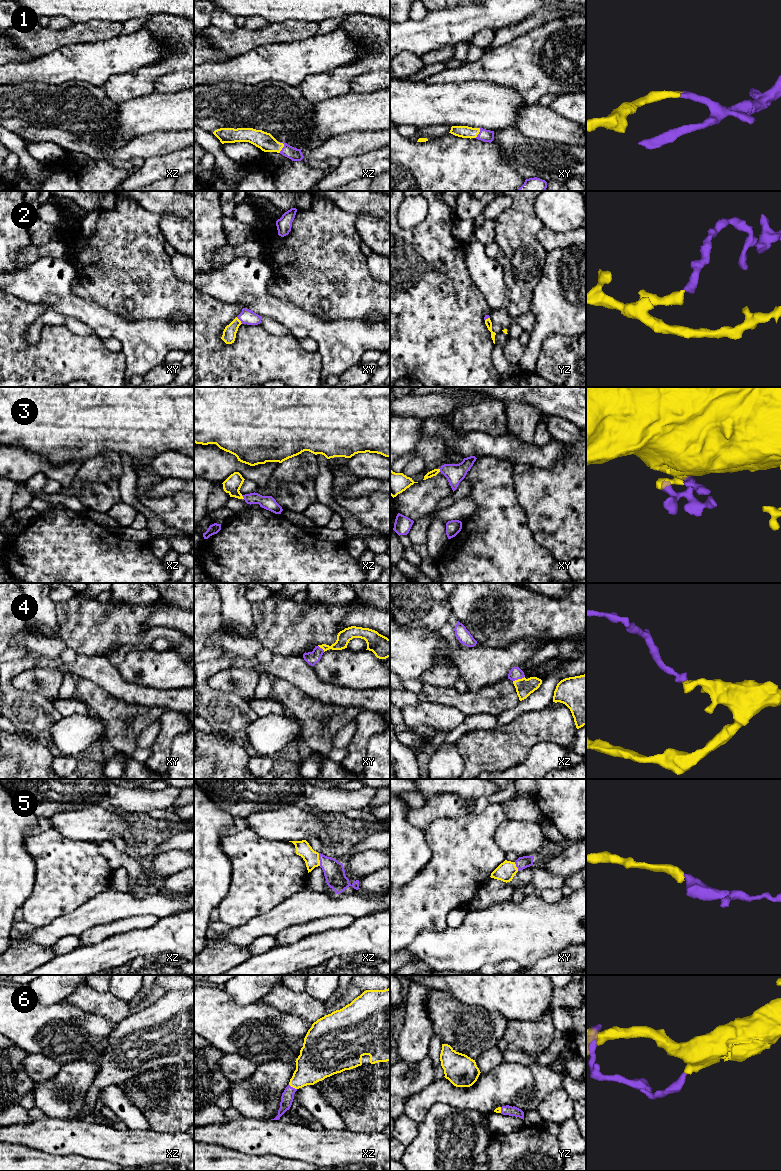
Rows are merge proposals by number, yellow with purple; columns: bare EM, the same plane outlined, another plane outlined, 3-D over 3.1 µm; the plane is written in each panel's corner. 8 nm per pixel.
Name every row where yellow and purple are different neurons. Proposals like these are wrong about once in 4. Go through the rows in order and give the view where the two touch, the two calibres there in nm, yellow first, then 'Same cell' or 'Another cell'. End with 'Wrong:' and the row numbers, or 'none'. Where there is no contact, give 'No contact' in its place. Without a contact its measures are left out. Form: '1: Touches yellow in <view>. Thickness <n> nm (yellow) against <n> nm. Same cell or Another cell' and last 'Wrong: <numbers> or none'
1: Touches yellow in xz. Thickness 150 nm (yellow) against 100 nm. Same cell
2: Touches yellow in xy. Thickness 110 nm (yellow) against 120 nm. Same cell
3: Touches yellow in xz. Thickness 140 nm (yellow) against 110 nm. Same cell
4: Touches yellow in xz. Thickness 140 nm (yellow) against 100 nm. Same cell
5: Touches yellow in xz. Thickness 120 nm (yellow) against 170 nm. Same cell
6: Touches yellow in xz. Thickness 280 nm (yellow) against 100 nm. Same cell
Wrong: none

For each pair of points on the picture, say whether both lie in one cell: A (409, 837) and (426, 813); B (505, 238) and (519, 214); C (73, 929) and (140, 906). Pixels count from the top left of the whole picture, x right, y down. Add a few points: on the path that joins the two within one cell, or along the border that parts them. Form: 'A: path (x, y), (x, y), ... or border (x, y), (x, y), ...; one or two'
A: border (409, 808), (407, 820), (424, 830); two
B: path (511, 232), (518, 225), (519, 220); one
C: path (90, 914), (107, 906), (123, 906); one

